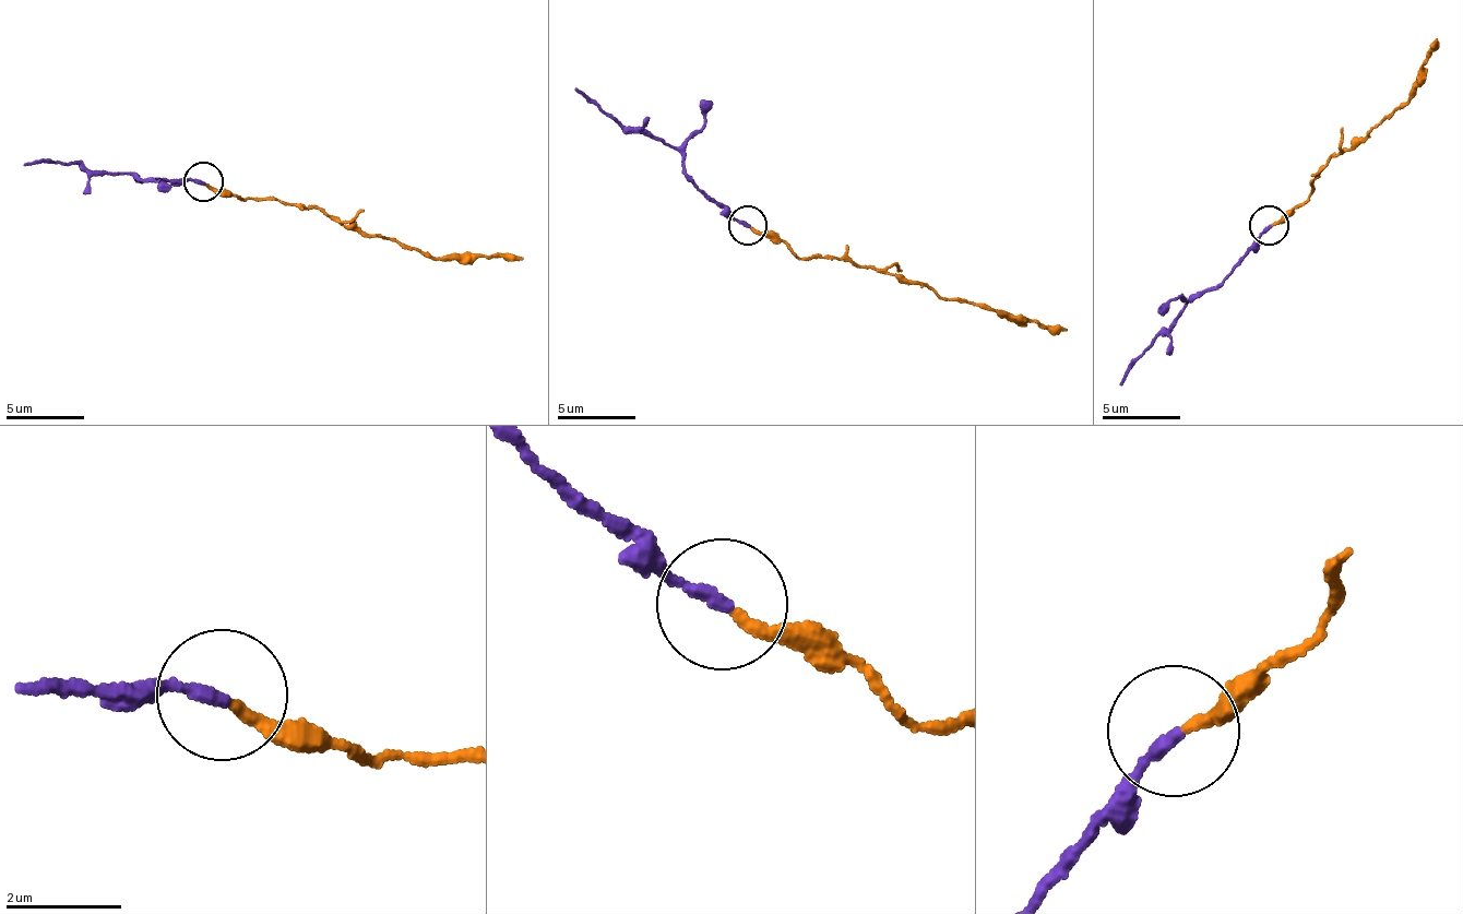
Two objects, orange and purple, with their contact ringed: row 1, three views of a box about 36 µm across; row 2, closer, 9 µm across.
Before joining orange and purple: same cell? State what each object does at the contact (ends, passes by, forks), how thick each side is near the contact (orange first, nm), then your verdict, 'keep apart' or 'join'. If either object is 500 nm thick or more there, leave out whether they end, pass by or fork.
orange ends | purple ends | 190/200 nm | keep apart

